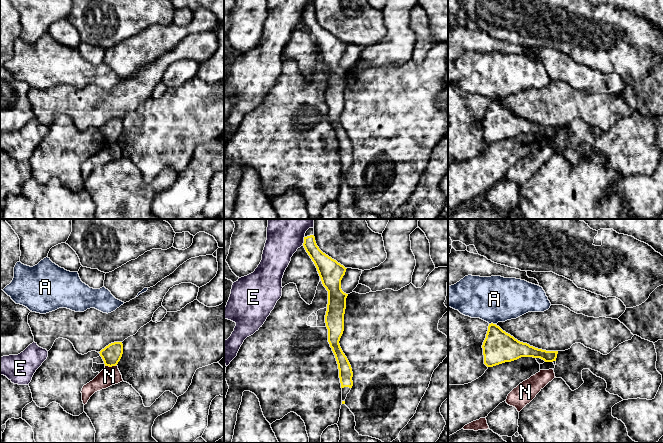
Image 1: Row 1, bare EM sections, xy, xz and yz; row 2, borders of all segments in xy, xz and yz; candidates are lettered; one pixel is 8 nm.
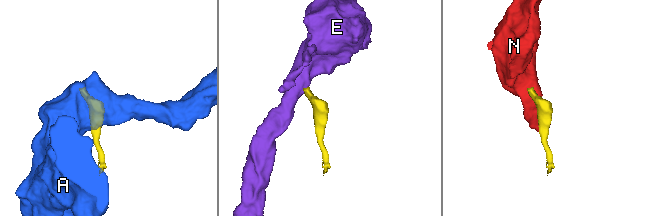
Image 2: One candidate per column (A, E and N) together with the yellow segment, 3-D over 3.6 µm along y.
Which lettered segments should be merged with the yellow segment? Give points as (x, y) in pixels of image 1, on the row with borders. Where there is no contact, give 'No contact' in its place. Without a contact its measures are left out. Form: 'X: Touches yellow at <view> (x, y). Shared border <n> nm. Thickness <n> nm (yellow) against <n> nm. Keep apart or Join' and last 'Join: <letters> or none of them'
A: Touches yellow at yz (492, 323). Shared border 60 nm. Thickness 260 nm (yellow) against 380 nm. Keep apart
E: Touches yellow at xz (304, 241). Shared border 80 nm. Thickness 140 nm (yellow) against 340 nm. Keep apart
N: Touches yellow at xy (110, 366). Shared border 100 nm. Thickness 160 nm (yellow) against 150 nm. Keep apart
Join: none of them

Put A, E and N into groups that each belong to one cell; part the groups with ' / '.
A / E / N

